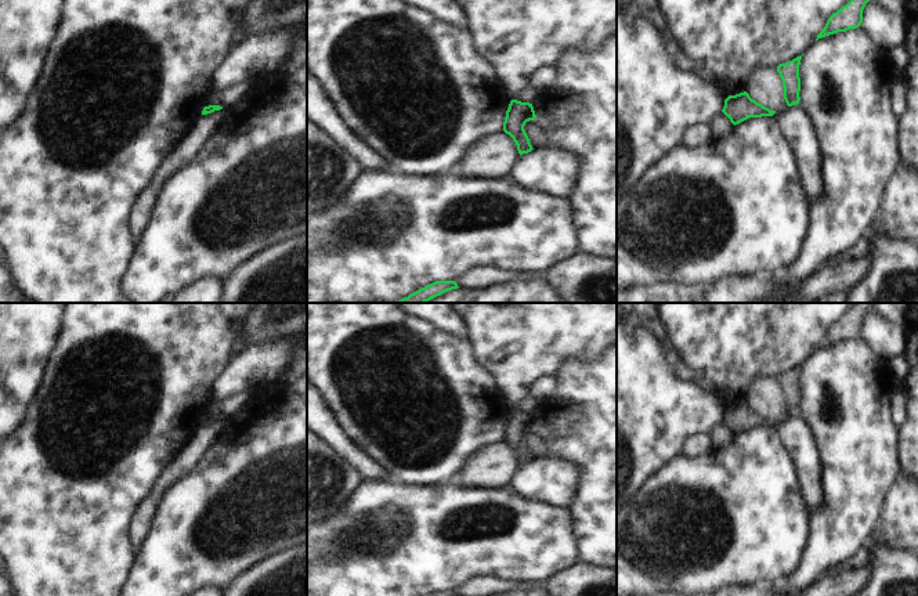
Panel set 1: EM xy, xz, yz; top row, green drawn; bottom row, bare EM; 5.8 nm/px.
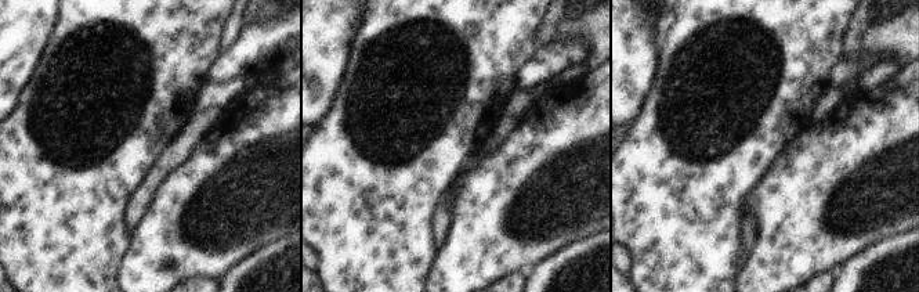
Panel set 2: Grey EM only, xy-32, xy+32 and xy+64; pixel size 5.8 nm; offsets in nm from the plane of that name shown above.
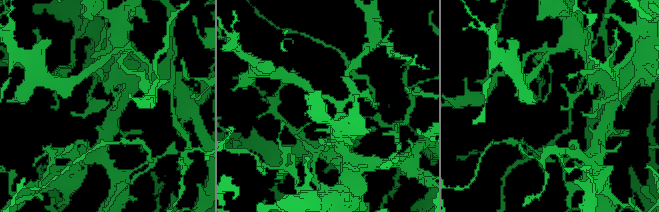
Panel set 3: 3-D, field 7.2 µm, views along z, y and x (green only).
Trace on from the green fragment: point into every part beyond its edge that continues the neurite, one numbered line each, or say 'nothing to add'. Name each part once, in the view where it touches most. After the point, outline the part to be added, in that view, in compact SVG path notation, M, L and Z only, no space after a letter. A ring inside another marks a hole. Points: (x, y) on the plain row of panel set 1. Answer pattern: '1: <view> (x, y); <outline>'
nothing to add

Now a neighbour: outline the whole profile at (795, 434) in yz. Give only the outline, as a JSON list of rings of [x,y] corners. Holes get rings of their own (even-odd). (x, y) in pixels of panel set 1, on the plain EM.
[[[799,413],[788,416],[777,431],[796,467],[800,491],[812,514],[818,510],[824,498],[821,487],[821,456],[813,438],[813,431]]]

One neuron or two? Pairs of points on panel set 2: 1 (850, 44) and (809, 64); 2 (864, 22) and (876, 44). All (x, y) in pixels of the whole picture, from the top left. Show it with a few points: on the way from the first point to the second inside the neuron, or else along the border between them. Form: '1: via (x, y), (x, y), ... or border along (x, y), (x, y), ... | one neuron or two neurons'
1: border along (851, 15), (843, 36), (842, 54) | two neurons
2: via (869, 28), (876, 35), (876, 39) | one neuron

